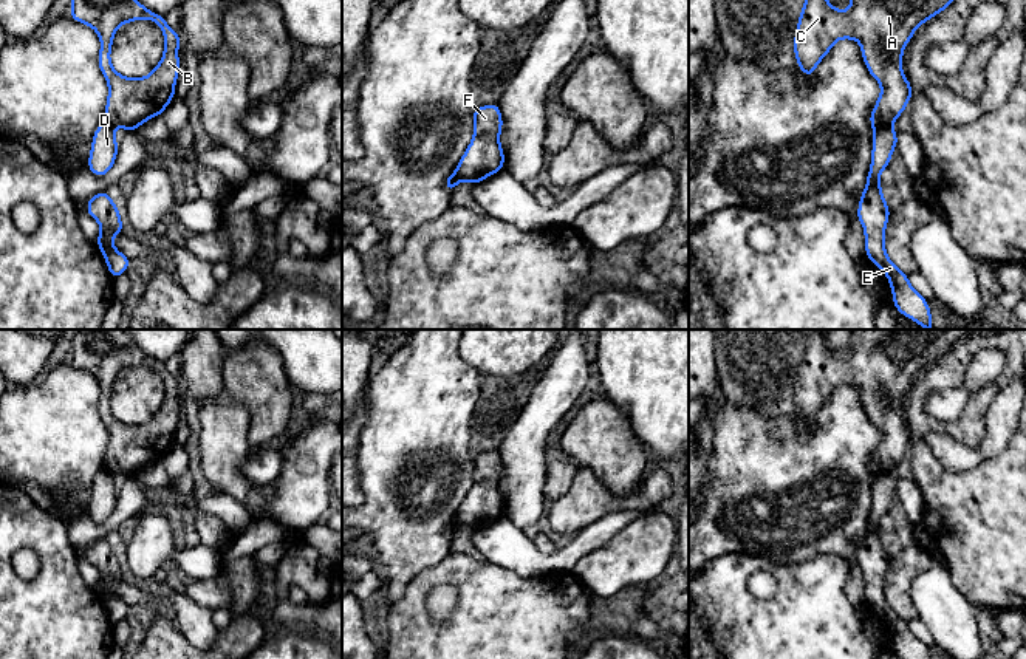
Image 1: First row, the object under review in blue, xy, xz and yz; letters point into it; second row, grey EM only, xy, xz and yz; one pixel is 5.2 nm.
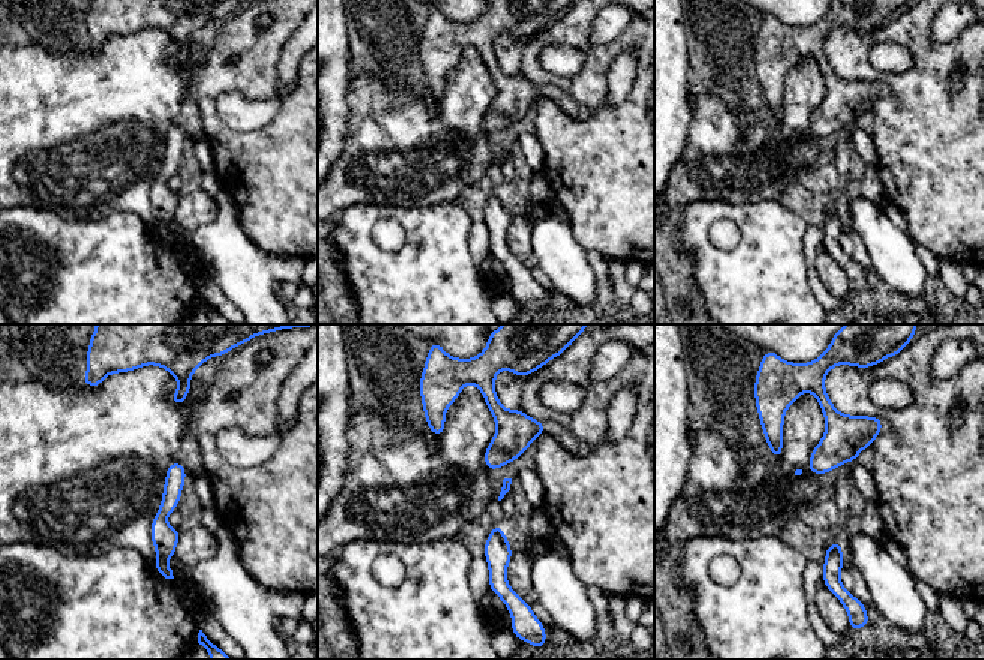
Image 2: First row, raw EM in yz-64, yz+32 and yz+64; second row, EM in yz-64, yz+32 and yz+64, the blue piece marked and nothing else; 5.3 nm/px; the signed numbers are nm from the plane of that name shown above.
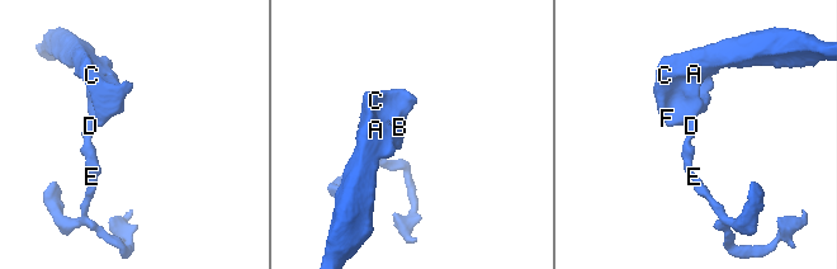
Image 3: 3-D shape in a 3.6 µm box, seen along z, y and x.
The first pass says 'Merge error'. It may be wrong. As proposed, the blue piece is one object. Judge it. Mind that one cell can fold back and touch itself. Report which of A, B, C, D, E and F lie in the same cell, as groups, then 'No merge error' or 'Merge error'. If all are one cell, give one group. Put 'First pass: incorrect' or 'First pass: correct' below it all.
Groups: A B C F / D E. Merge error
First pass: correct

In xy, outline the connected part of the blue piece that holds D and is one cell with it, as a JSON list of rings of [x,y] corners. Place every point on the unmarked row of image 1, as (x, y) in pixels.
[[[99,472],[93,480],[91,498],[88,503],[88,515],[96,523],[105,523],[118,503],[119,490],[115,486],[113,473]]]

